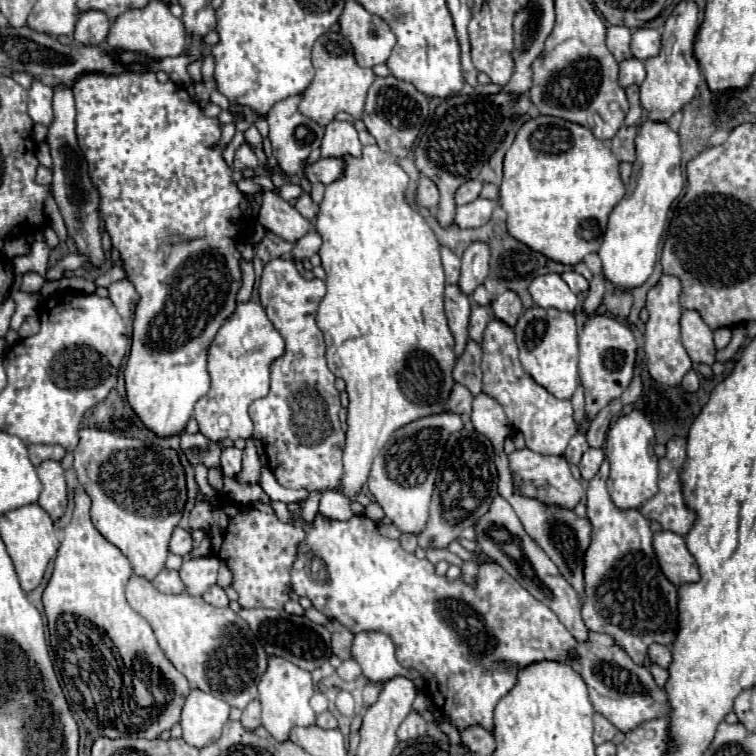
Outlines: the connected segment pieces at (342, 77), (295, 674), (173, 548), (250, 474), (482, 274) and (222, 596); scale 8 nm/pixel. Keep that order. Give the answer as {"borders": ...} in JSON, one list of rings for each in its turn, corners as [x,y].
{"borders":[[[[331,30],[323,34],[315,46],[313,46],[313,66],[315,66],[315,78],[309,84],[309,88],[303,92],[303,100],[299,104],[299,112],[313,122],[327,126],[337,112],[347,112],[355,120],[363,116],[363,106],[369,86],[375,80],[375,74],[371,68],[359,68],[353,58],[351,44],[341,36],[339,30]]],[[[269,656],[269,668],[261,676],[261,682],[257,688],[259,688],[259,702],[263,708],[261,722],[265,730],[277,742],[289,740],[289,734],[295,726],[313,726],[315,724],[315,712],[309,706],[309,698],[313,694],[311,672],[305,672],[303,668],[297,668],[295,664],[289,664],[289,660]]],[[[175,528],[173,536],[169,540],[169,552],[171,554],[179,554],[179,556],[187,556],[193,548],[193,540],[191,540],[191,532],[183,530],[183,528]]],[[[247,438],[247,446],[243,450],[243,472],[241,476],[237,478],[237,482],[241,484],[257,484],[259,482],[259,470],[261,470],[261,462],[259,462],[259,456],[257,456],[257,446],[255,446],[255,440],[253,438]]],[[[473,242],[461,256],[461,278],[459,286],[465,294],[471,294],[473,288],[481,286],[489,272],[491,250],[487,242]]],[[[211,586],[211,588],[203,594],[203,600],[209,602],[209,604],[213,604],[213,606],[227,606],[227,604],[229,604],[227,594],[225,594],[223,588],[219,588],[219,586]]]]}

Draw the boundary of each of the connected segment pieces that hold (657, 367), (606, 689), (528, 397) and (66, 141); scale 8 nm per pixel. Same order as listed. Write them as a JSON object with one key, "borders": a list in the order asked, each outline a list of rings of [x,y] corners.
{"borders":[[[[663,274],[657,286],[649,290],[647,294],[649,320],[645,324],[645,346],[643,346],[645,362],[647,362],[647,370],[651,378],[667,386],[679,386],[683,376],[693,368],[687,356],[687,350],[681,344],[681,336],[679,336],[679,320],[681,320],[679,294],[681,294],[681,282],[669,274]]],[[[317,514],[313,526],[307,526],[301,518],[295,520],[295,524],[301,524],[307,530],[307,538],[293,564],[293,592],[297,596],[307,596],[321,614],[341,622],[353,634],[361,630],[387,634],[395,644],[397,662],[421,674],[427,688],[431,688],[427,692],[433,704],[459,730],[481,726],[487,732],[493,732],[493,710],[517,684],[519,670],[543,660],[563,662],[579,672],[589,688],[593,708],[621,732],[629,732],[645,720],[667,716],[671,712],[665,690],[655,684],[651,672],[643,664],[635,664],[629,658],[613,636],[589,630],[589,640],[577,642],[559,618],[517,584],[517,580],[513,580],[497,562],[479,564],[475,586],[467,584],[461,576],[449,582],[445,576],[435,574],[435,566],[427,558],[419,560],[415,554],[405,552],[399,546],[399,540],[381,536],[377,524],[367,516],[353,516],[347,522],[339,522]]],[[[491,316],[485,332],[483,332],[483,392],[489,392],[509,416],[509,422],[515,430],[521,430],[525,436],[525,444],[529,450],[543,456],[563,456],[571,436],[577,434],[577,426],[573,420],[573,408],[569,400],[559,400],[549,394],[543,386],[535,384],[529,374],[519,364],[519,352],[515,344],[513,328],[505,322]]],[[[57,86],[53,90],[55,90],[55,96],[53,96],[55,120],[49,126],[49,134],[47,134],[47,144],[49,144],[51,156],[53,156],[53,184],[51,184],[53,196],[59,204],[61,216],[67,226],[67,234],[75,242],[77,252],[87,258],[85,264],[89,268],[101,268],[101,264],[105,262],[105,250],[101,246],[101,232],[99,232],[99,222],[101,222],[99,220],[99,200],[101,200],[101,196],[89,178],[87,160],[77,144],[73,92],[65,86]]]]}

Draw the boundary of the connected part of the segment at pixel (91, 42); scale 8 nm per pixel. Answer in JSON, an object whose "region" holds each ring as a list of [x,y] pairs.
{"region":[[[89,10],[83,12],[75,24],[75,40],[85,44],[85,46],[99,46],[105,42],[109,32],[109,20],[103,12],[97,10]]]}

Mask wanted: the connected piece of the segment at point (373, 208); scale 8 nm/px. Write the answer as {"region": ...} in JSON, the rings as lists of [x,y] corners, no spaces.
{"region":[[[377,144],[365,146],[361,158],[345,156],[343,160],[345,160],[345,176],[341,176],[341,180],[335,180],[333,184],[327,186],[325,198],[323,198],[319,214],[317,214],[317,232],[321,232],[321,238],[323,238],[319,254],[321,254],[321,266],[325,268],[325,274],[327,274],[327,278],[325,278],[327,294],[323,296],[323,300],[319,304],[319,310],[317,310],[317,326],[325,334],[329,370],[335,376],[345,380],[347,394],[349,394],[349,406],[347,406],[347,410],[349,410],[347,412],[347,426],[349,428],[347,428],[347,442],[345,442],[345,448],[343,448],[343,476],[341,476],[335,490],[351,500],[367,484],[373,458],[379,454],[379,450],[385,446],[385,442],[391,438],[391,434],[397,428],[401,428],[405,424],[411,424],[411,422],[415,422],[419,418],[445,412],[445,404],[449,400],[451,388],[455,386],[451,370],[453,370],[457,358],[455,358],[455,350],[453,350],[455,340],[453,340],[453,334],[451,334],[451,330],[447,326],[447,318],[445,318],[445,312],[443,312],[445,274],[443,274],[443,266],[441,266],[439,242],[437,242],[433,230],[427,226],[425,218],[419,212],[415,212],[405,200],[405,188],[407,188],[409,176],[403,172],[403,168],[397,164],[397,160],[393,156],[389,156],[387,152],[383,152]]]}

